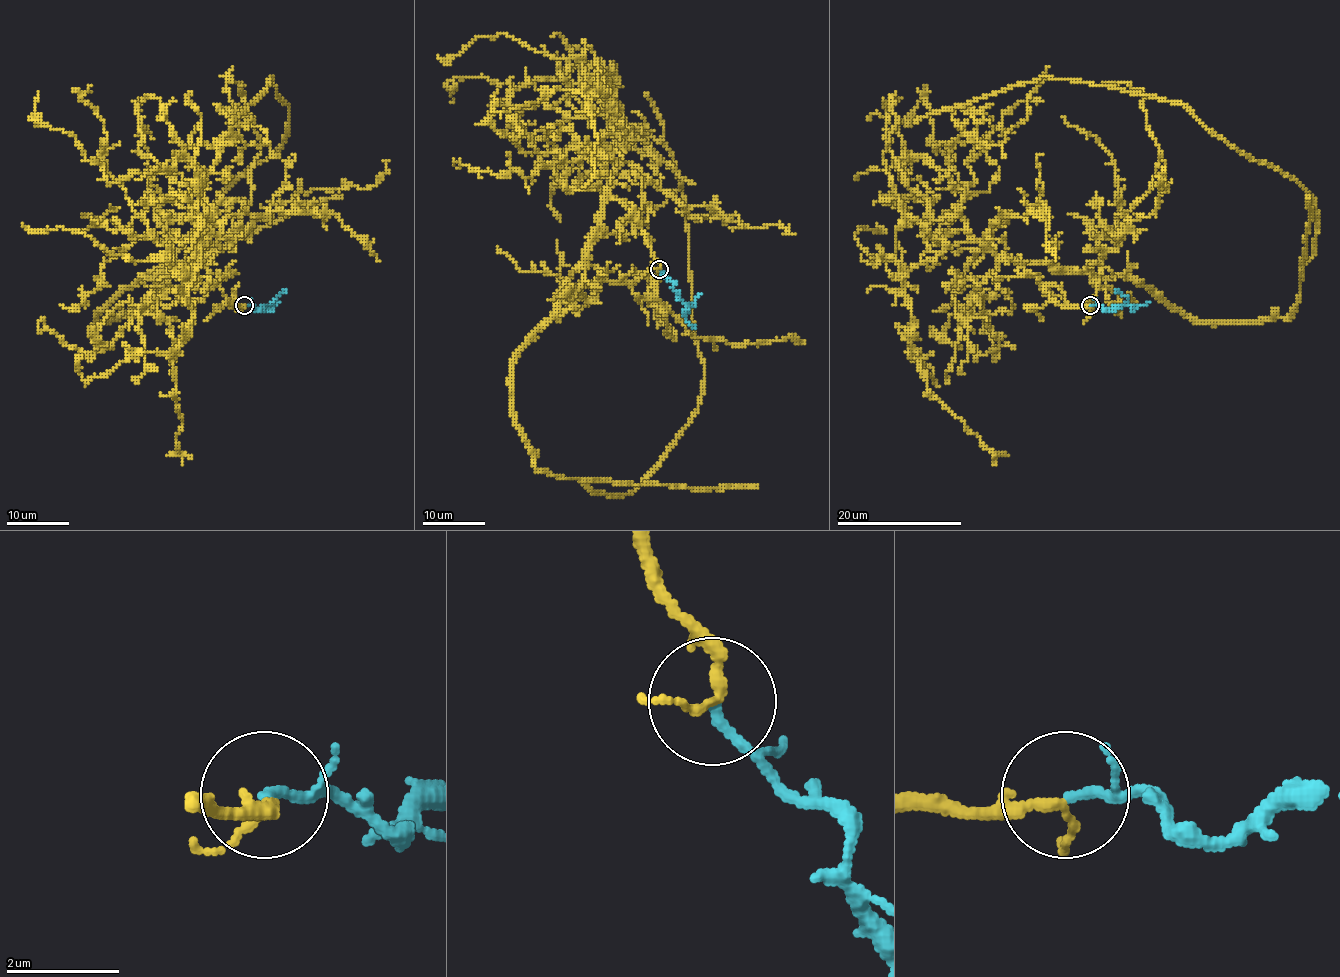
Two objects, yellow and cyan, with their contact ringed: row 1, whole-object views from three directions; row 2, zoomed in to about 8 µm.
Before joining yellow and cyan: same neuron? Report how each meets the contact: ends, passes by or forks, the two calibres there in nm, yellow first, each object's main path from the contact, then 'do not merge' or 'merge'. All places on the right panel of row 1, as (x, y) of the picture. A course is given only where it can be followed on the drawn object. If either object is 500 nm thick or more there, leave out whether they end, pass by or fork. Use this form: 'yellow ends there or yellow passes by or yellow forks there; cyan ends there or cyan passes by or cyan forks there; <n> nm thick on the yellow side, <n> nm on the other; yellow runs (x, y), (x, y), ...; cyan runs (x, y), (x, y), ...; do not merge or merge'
yellow passes by; cyan ends there; 170 nm thick on the yellow side, 160 nm on the other; yellow runs (1091, 306), (1020, 262), (1133, 276), (1199, 321), (1285, 318), (1316, 204), (1186, 107), (1083, 81), (915, 122); cyan runs (1091, 306), (1100, 306), (1105, 310), (1127, 303), (1127, 298), (1117, 288), (1114, 292); merge

